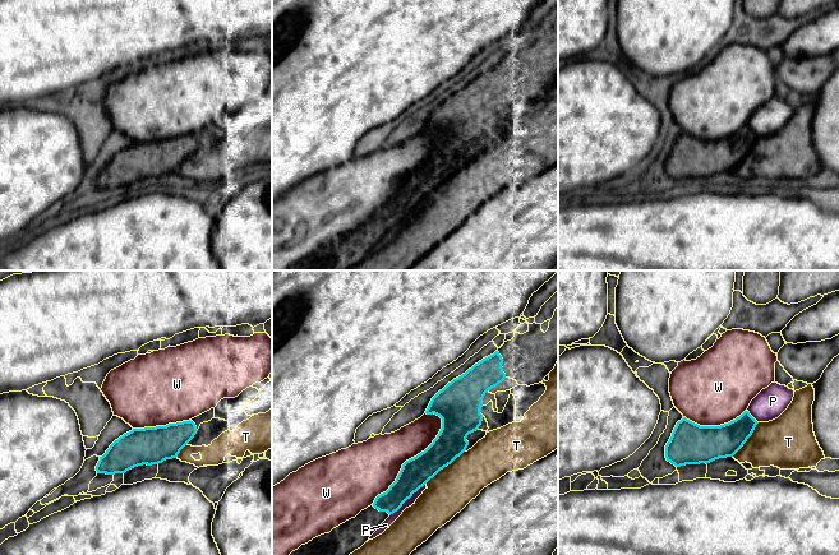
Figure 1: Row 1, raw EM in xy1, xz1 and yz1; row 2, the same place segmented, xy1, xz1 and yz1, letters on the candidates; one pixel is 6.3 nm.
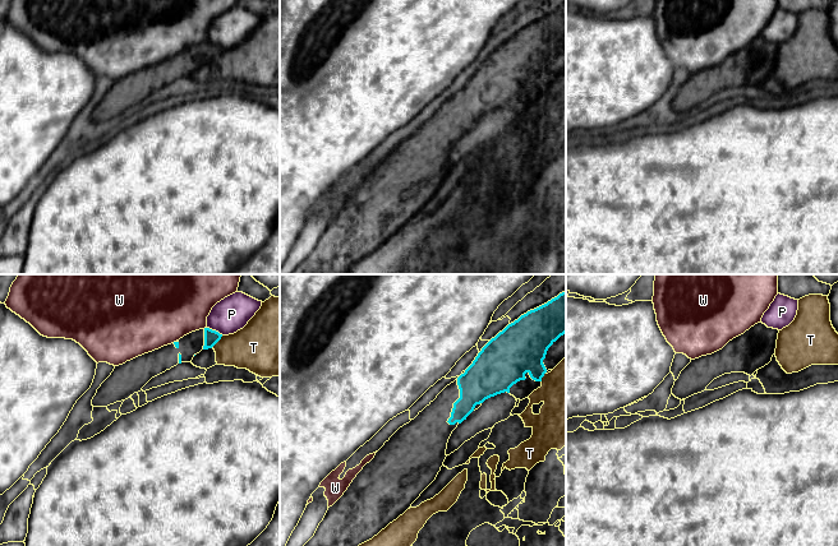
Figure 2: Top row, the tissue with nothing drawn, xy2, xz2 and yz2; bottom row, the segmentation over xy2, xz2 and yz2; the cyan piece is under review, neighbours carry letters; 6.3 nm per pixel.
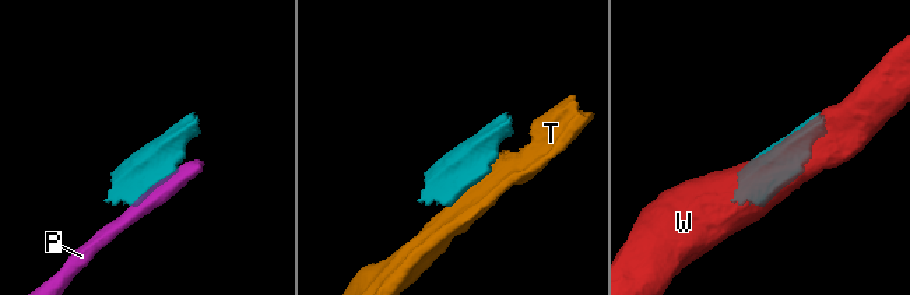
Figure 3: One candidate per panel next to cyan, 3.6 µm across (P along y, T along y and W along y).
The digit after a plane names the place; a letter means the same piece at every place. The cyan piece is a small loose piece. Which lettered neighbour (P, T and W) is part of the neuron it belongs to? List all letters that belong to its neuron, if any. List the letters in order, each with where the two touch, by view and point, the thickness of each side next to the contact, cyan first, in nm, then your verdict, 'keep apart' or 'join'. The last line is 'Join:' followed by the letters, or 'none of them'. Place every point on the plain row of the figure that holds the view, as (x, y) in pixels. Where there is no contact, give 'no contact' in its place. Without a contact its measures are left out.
P: meets cyan in xz1 at (408, 212); 190 nm thick on the cyan side, 50 nm on the other; keep apart
T: meets cyan in xz1 at (445, 180); 190 nm thick on the cyan side, 280 nm on the other; keep apart
W: meets cyan in xz1 at (409, 174); 190 nm thick on the cyan side, 340 nm on the other; keep apart
Join: none of them

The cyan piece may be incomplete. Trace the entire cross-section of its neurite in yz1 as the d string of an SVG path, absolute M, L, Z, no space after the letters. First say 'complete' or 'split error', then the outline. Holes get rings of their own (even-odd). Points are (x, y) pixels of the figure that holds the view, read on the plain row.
complete; M748 125L720 140L700 140L683 131L665 159L665 172L681 181L733 171L752 149L757 138Z

